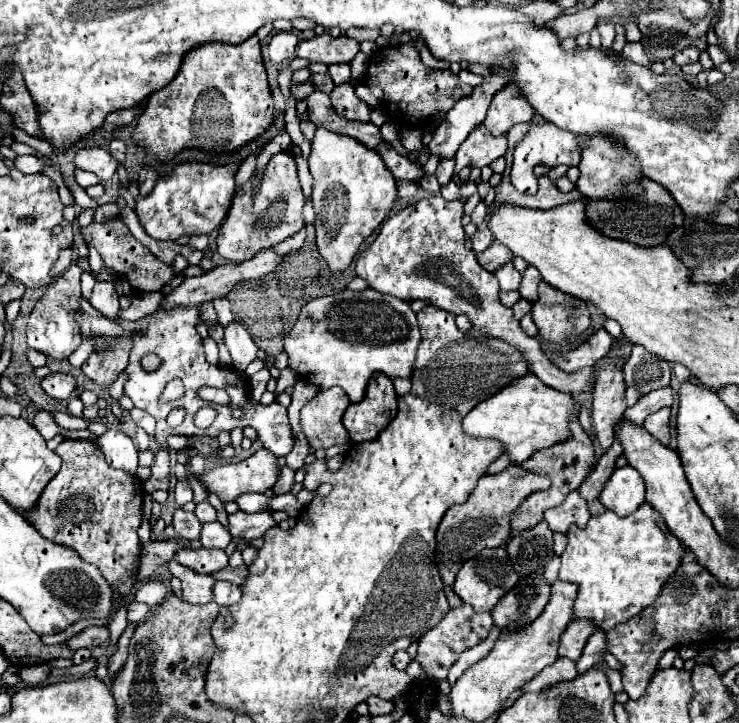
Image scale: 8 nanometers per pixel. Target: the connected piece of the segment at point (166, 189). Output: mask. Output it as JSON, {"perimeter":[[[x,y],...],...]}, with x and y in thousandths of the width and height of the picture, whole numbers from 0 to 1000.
{"perimeter":[[[245,227],[231,243],[218,246],[202,271],[185,274],[185,299],[196,321],[210,332],[242,332],[245,326],[283,324],[302,307],[318,268],[321,230],[294,232],[288,227]]]}

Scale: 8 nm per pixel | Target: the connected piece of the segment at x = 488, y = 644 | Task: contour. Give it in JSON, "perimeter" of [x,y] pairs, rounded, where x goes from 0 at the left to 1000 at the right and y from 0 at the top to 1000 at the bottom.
{"perimeter":[[[664,869],[664,874],[662,874],[662,880],[651,888],[651,891],[645,891],[643,896],[635,896],[635,899],[629,899],[627,905],[624,905],[624,910],[610,921],[610,927],[608,927],[608,946],[616,946],[618,943],[618,938],[635,924],[635,921],[640,921],[645,913],[654,913],[662,902],[664,902],[664,896],[667,896],[667,891],[670,891],[670,885],[673,885],[673,880],[675,880],[675,869]]]}

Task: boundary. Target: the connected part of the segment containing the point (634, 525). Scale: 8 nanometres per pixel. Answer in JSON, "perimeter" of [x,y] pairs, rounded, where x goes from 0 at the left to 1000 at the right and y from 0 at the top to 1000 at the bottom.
{"perimeter":[[[870,694],[865,705],[848,716],[838,716],[835,711],[821,705],[813,714],[797,716],[792,730],[773,728],[767,736],[767,758],[759,766],[756,799],[778,805],[783,811],[778,830],[778,852],[800,858],[813,871],[827,871],[832,863],[848,860],[870,841],[886,833],[886,827],[897,816],[897,808],[903,808],[903,802],[919,786],[924,763],[924,752],[905,736],[894,711],[881,697]]]}

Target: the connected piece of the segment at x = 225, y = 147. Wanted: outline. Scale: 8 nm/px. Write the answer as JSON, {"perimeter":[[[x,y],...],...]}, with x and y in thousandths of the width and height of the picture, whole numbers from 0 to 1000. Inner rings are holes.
{"perimeter":[[[340,50],[337,55],[313,64],[313,61],[275,61],[264,69],[258,69],[237,111],[223,119],[221,124],[210,127],[202,133],[199,147],[194,158],[188,160],[185,177],[180,183],[180,194],[185,202],[196,205],[204,216],[210,216],[215,224],[229,224],[234,221],[245,207],[250,205],[264,205],[275,207],[283,213],[294,216],[307,216],[345,191],[356,188],[367,174],[372,172],[372,149],[369,149],[369,136],[361,113],[361,102],[356,94],[356,80],[353,80],[353,61],[348,50]]]}

